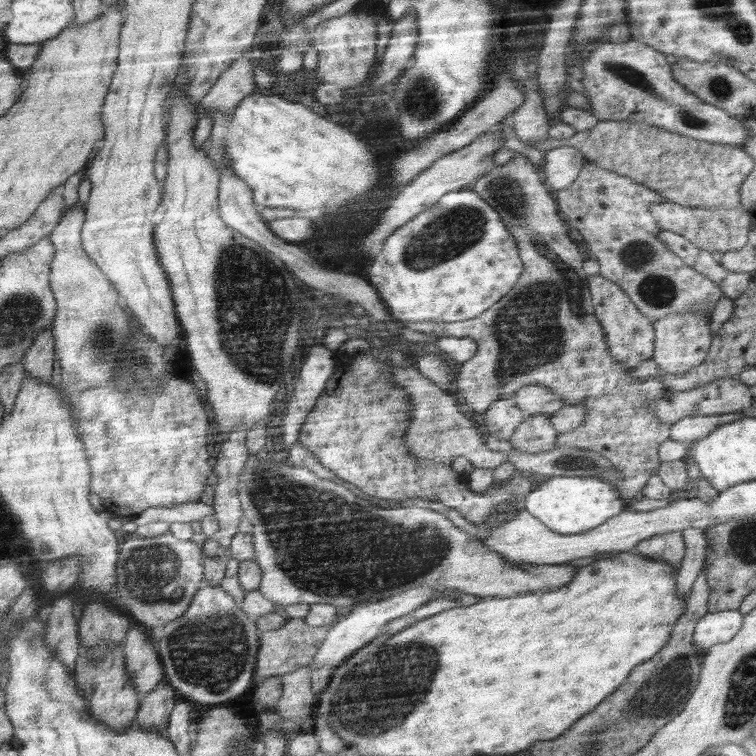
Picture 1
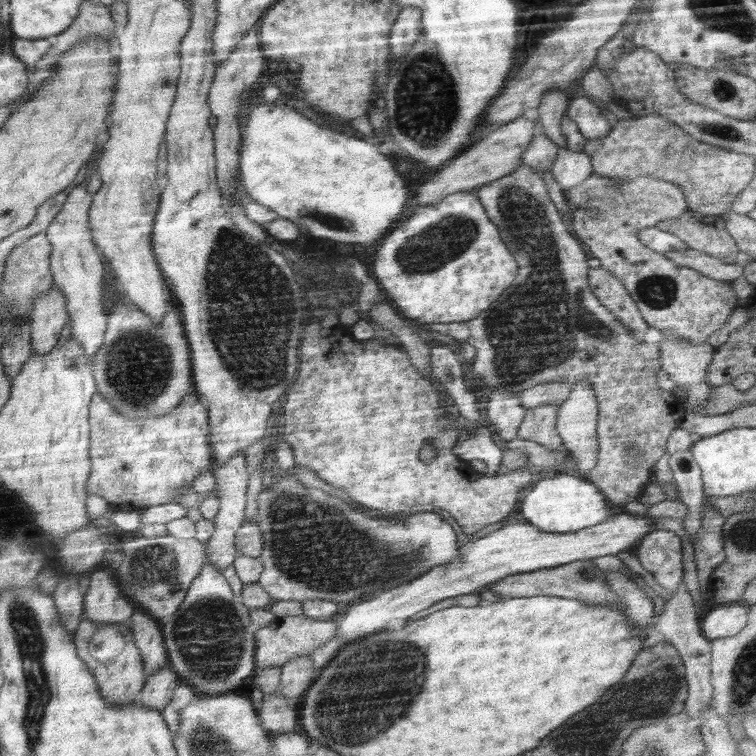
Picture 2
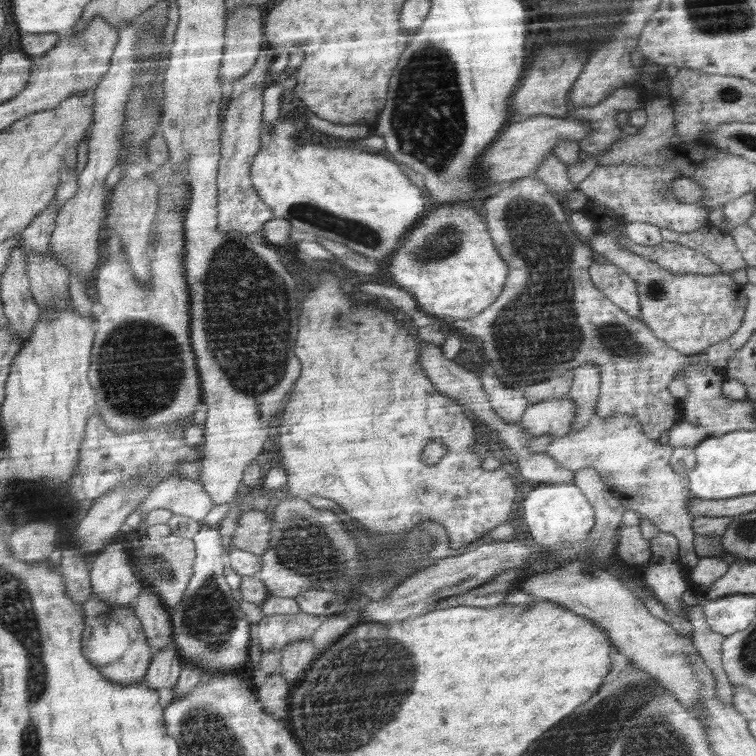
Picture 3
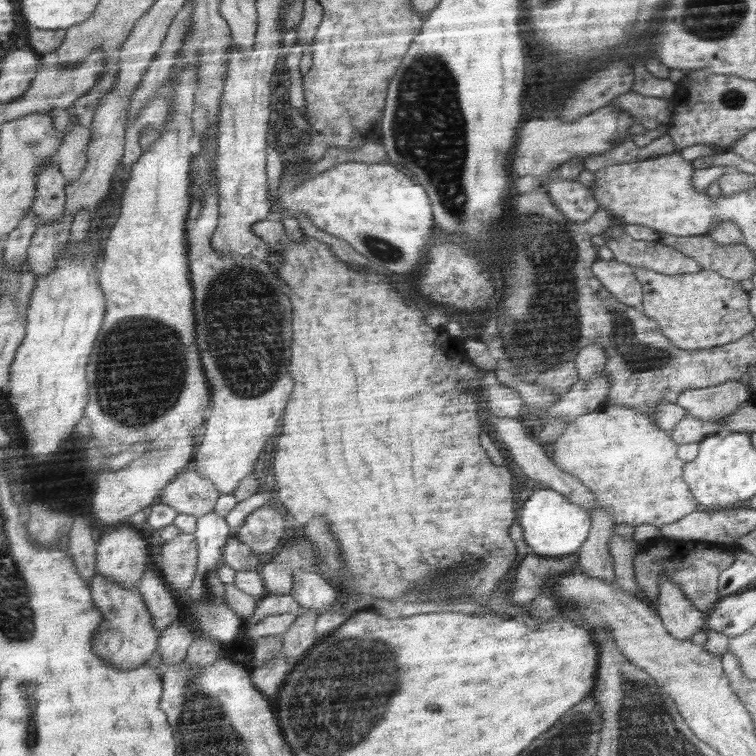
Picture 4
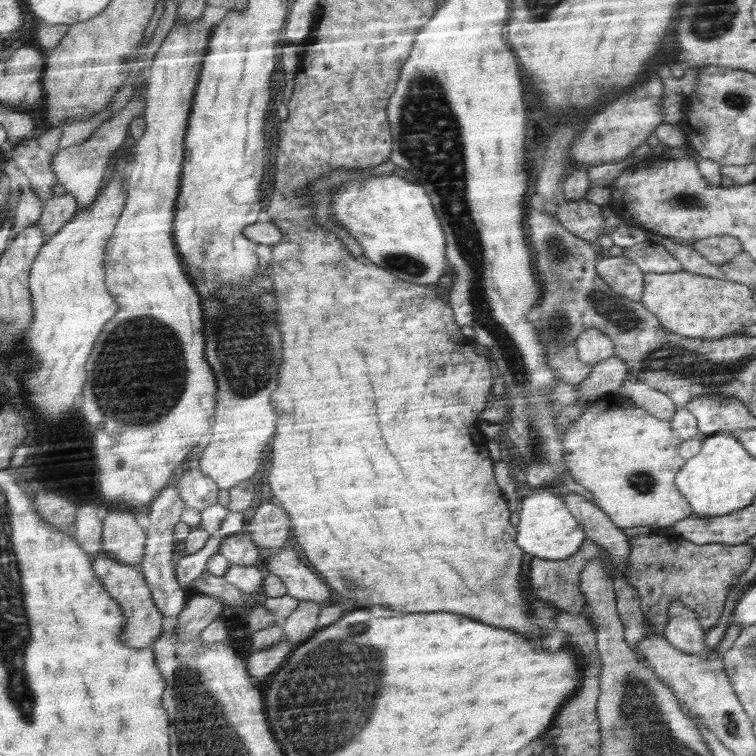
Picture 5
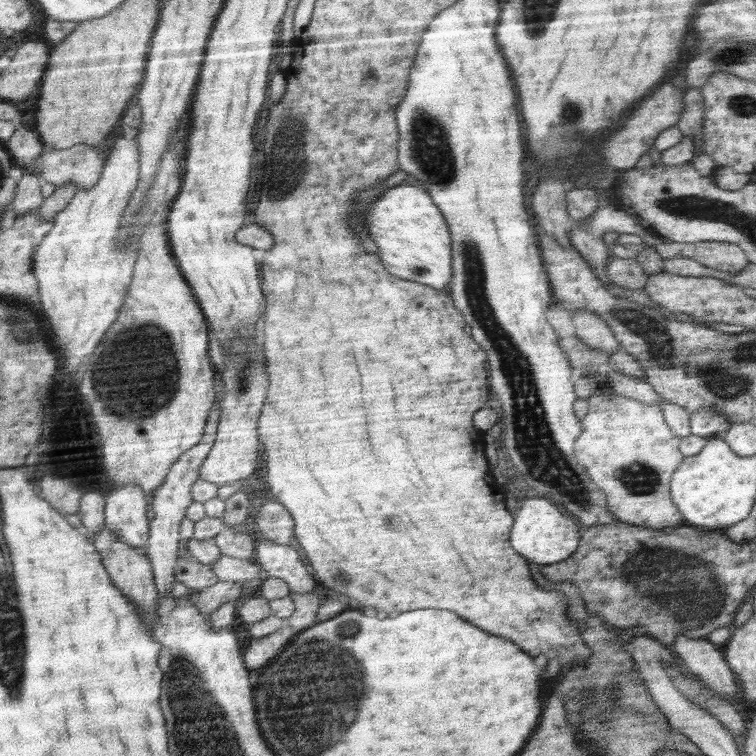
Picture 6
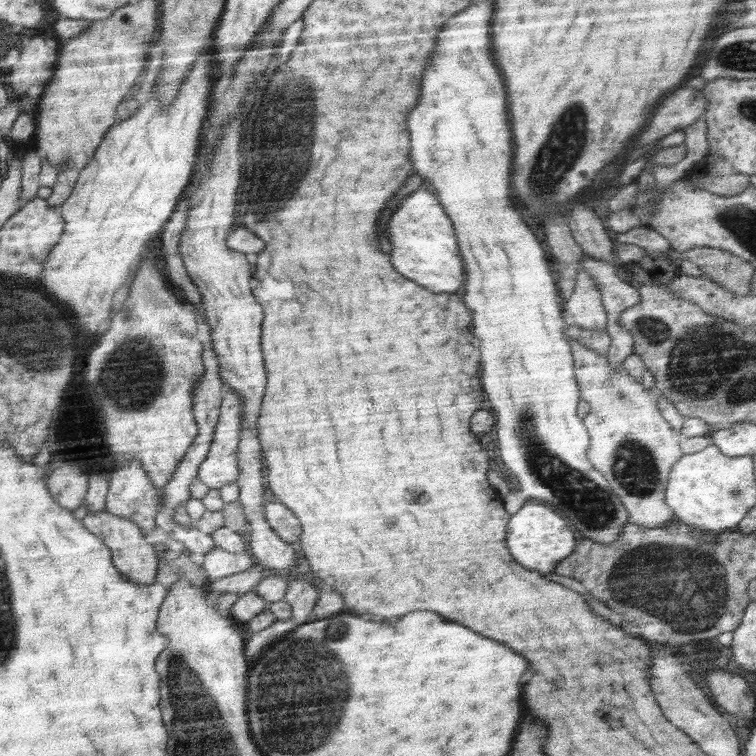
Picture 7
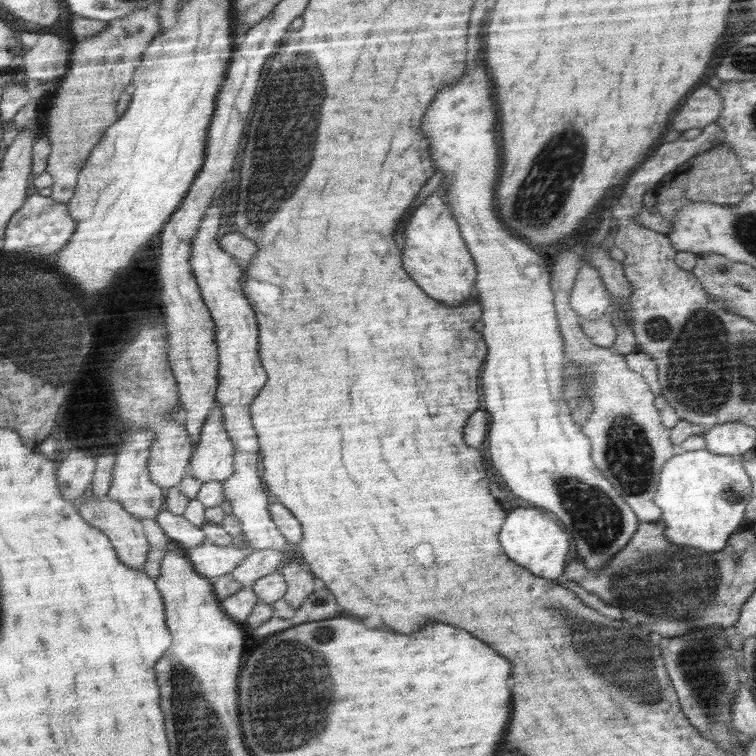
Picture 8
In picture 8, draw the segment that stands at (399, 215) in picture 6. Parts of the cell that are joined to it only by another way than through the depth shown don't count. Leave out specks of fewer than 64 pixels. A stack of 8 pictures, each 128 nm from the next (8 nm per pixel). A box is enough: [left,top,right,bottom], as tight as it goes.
[402,194,476,305]

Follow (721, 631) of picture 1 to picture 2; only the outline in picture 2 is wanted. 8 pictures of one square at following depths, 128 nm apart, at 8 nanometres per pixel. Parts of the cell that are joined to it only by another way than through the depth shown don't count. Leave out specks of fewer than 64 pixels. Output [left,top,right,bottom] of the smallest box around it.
[700,601,749,641]

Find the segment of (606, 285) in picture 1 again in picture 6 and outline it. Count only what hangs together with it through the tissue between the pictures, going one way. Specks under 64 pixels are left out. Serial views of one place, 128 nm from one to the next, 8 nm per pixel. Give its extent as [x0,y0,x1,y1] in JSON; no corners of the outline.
[604,258,649,290]

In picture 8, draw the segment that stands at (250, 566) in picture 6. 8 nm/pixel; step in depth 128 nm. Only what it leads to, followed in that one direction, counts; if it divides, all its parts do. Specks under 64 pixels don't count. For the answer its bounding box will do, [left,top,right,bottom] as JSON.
[187,540,247,579]

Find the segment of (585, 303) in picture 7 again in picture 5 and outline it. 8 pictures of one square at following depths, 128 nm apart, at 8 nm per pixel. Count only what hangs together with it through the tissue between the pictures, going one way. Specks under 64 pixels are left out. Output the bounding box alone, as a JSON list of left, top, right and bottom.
[574,328,614,365]

